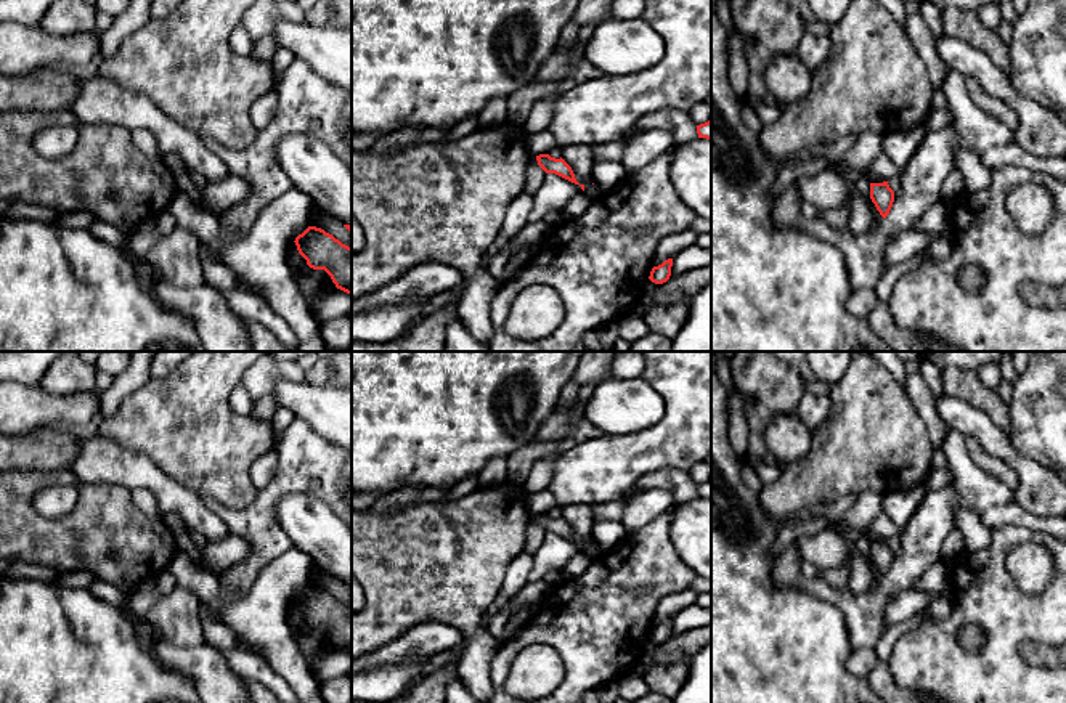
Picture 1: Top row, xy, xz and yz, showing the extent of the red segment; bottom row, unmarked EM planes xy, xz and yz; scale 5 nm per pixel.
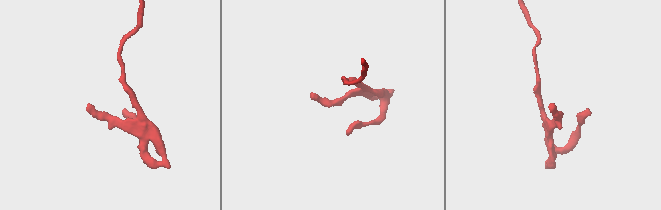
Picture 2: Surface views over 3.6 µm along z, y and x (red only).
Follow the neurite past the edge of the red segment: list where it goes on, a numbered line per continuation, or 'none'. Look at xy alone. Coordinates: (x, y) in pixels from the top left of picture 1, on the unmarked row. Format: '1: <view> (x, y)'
none

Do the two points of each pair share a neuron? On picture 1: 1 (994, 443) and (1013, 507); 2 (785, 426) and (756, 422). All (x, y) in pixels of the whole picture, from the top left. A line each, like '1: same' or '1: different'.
1: different
2: different

